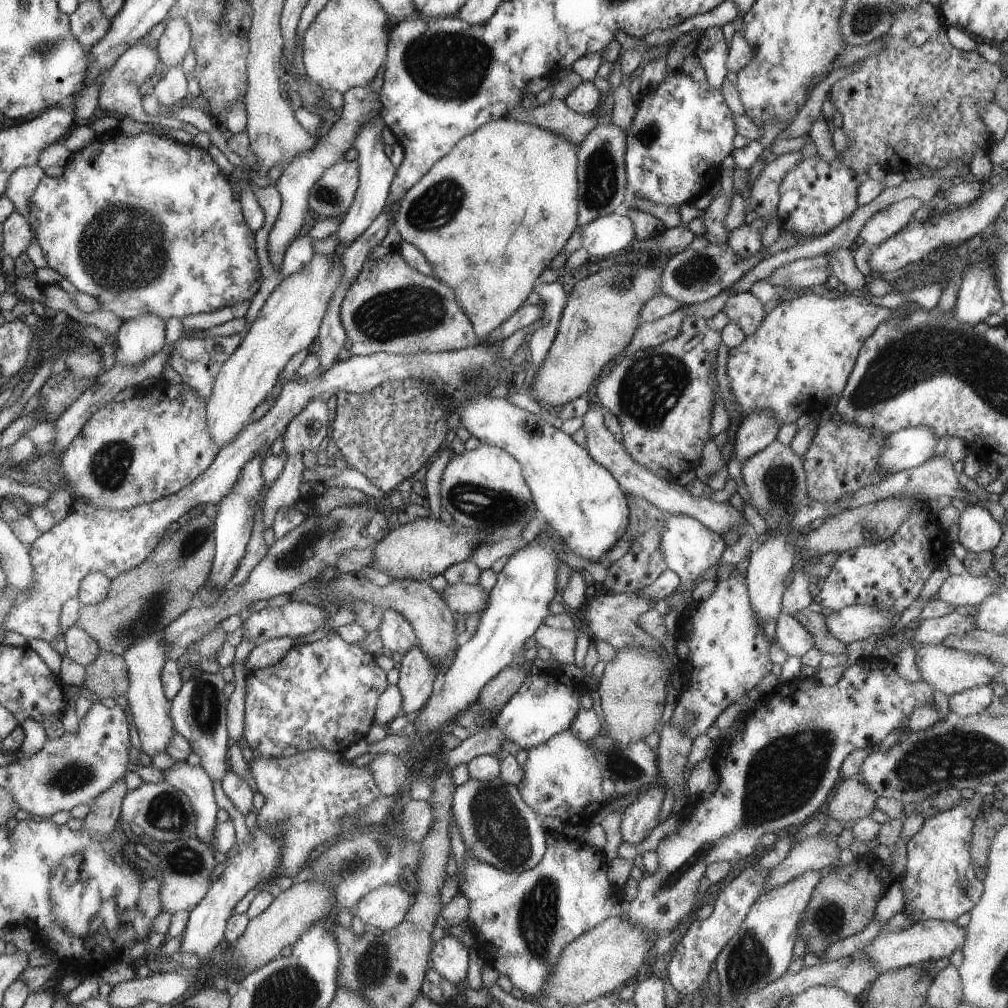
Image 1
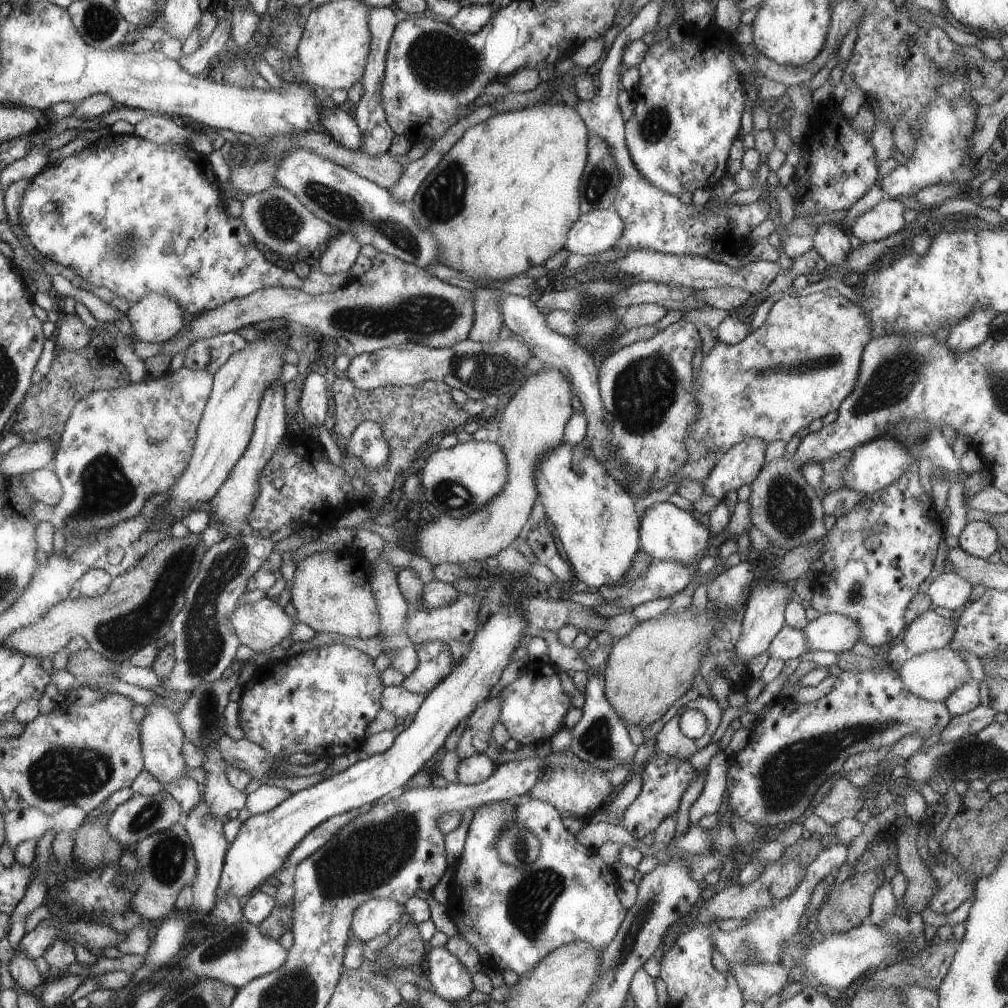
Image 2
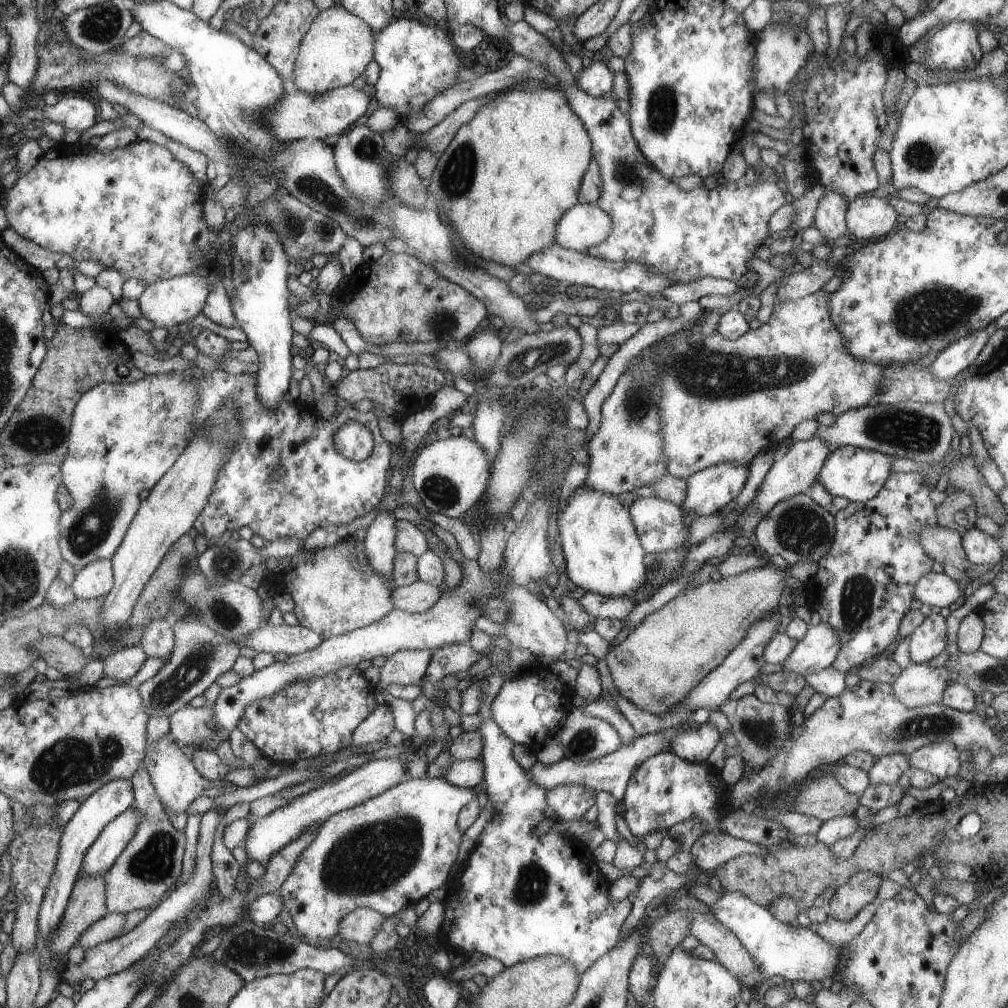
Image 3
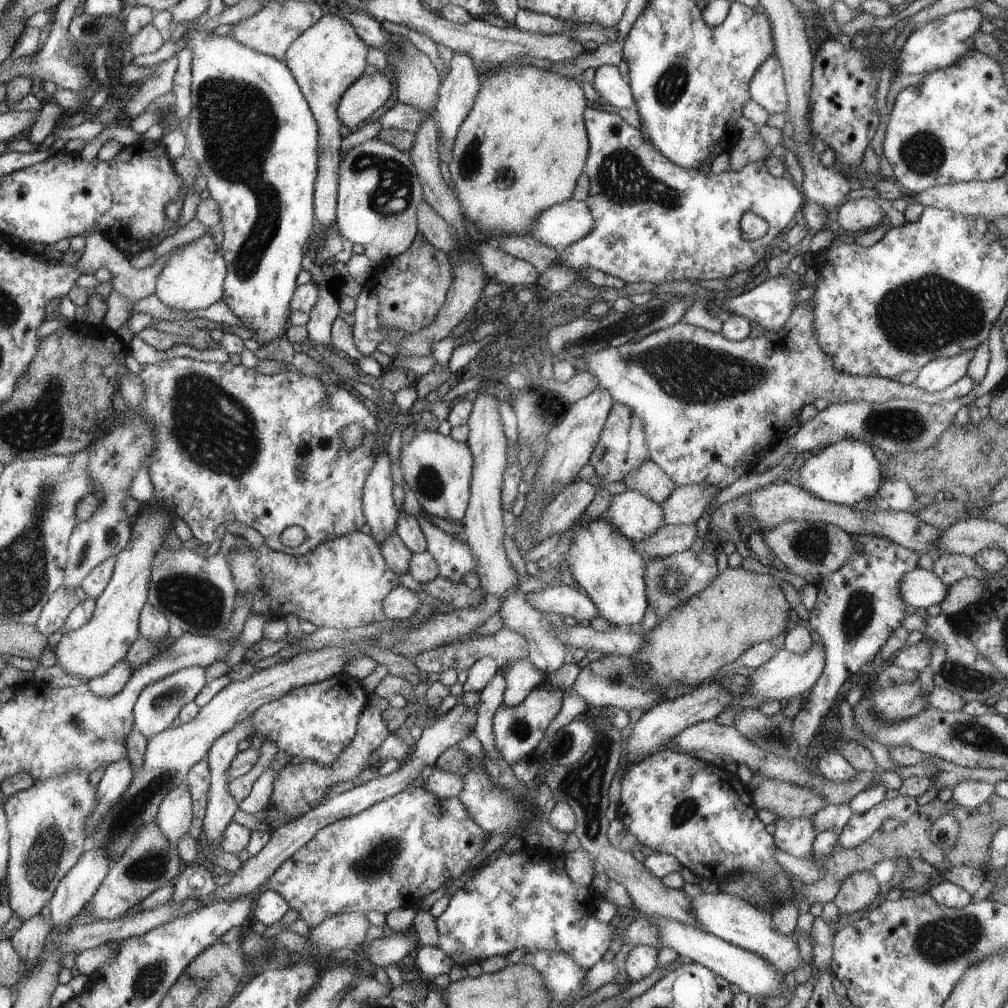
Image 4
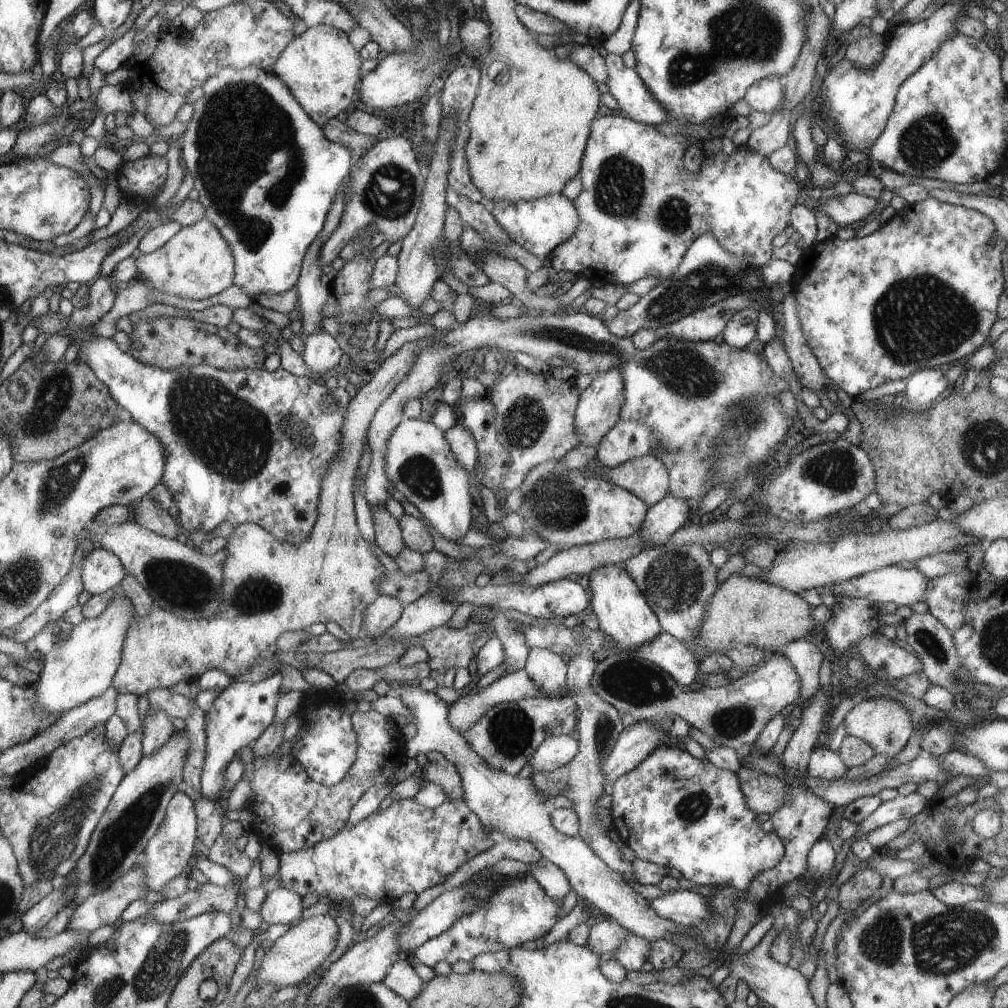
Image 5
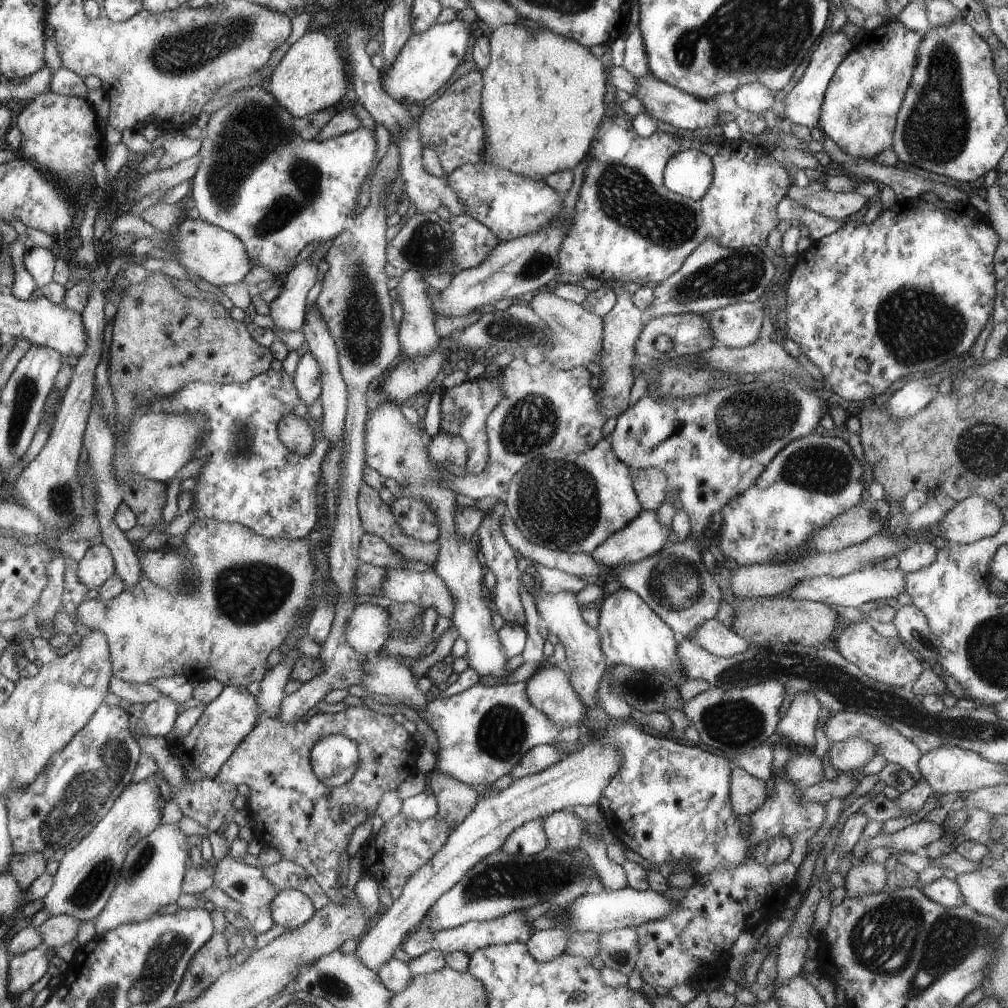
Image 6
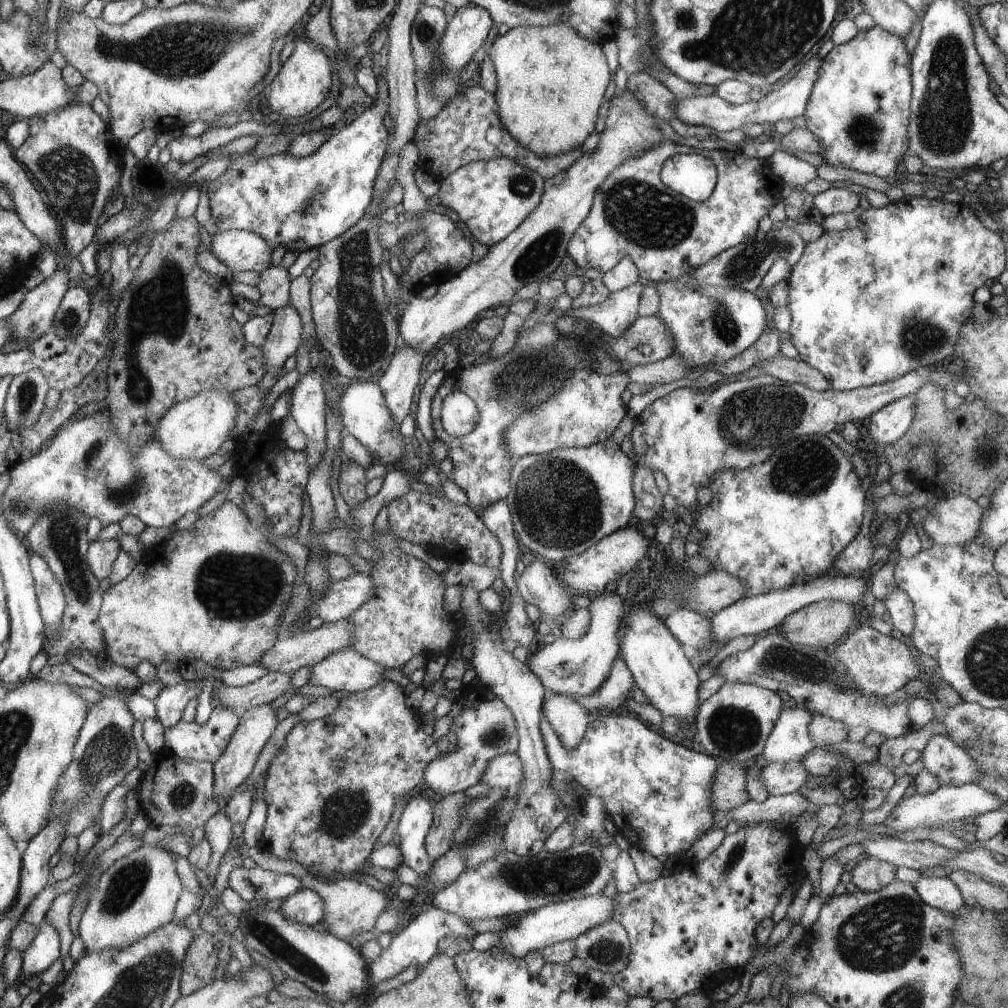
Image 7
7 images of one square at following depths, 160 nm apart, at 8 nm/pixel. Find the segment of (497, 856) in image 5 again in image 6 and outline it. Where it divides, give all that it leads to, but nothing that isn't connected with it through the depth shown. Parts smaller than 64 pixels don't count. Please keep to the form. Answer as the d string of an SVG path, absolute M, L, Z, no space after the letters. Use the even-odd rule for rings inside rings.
M534 819L514 830L502 843L500 849L512 856L535 855L542 852L547 844L543 819Z

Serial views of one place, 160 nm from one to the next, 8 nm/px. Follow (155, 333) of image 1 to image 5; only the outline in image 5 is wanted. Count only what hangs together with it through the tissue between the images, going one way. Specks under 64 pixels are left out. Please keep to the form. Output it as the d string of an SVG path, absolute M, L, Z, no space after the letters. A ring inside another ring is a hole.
M202 218L190 226L182 226L182 230L159 250L138 256L136 264L140 276L156 290L180 298L206 300L232 286L236 275L236 260L233 249L217 226Z

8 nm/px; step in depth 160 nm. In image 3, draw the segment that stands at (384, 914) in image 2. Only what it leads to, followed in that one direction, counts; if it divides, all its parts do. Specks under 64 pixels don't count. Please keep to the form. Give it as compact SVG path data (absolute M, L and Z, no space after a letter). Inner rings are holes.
M362 907L350 912L339 924L339 934L352 942L370 945L370 941L382 928L386 917L377 910Z

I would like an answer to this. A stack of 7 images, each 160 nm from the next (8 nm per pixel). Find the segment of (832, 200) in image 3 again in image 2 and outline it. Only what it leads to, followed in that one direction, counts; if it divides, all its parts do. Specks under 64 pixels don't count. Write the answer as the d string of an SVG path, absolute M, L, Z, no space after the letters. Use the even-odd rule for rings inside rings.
M822 221L813 236L813 249L827 262L836 265L844 262L852 250L850 236L840 226Z

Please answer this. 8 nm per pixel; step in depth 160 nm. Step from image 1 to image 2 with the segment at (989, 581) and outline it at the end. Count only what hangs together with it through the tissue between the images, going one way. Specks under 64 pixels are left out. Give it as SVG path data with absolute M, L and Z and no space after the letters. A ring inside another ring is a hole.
M956 572L942 573L930 584L927 593L934 606L942 606L951 611L962 608L970 600L973 584Z

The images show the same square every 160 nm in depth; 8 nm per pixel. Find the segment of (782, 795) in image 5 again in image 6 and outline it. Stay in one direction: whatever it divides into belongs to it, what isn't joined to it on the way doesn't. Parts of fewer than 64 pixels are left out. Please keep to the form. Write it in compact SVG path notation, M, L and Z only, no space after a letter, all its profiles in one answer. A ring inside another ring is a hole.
M733 767L731 780L731 803L738 814L753 815L767 799L765 780L759 779L743 768Z

